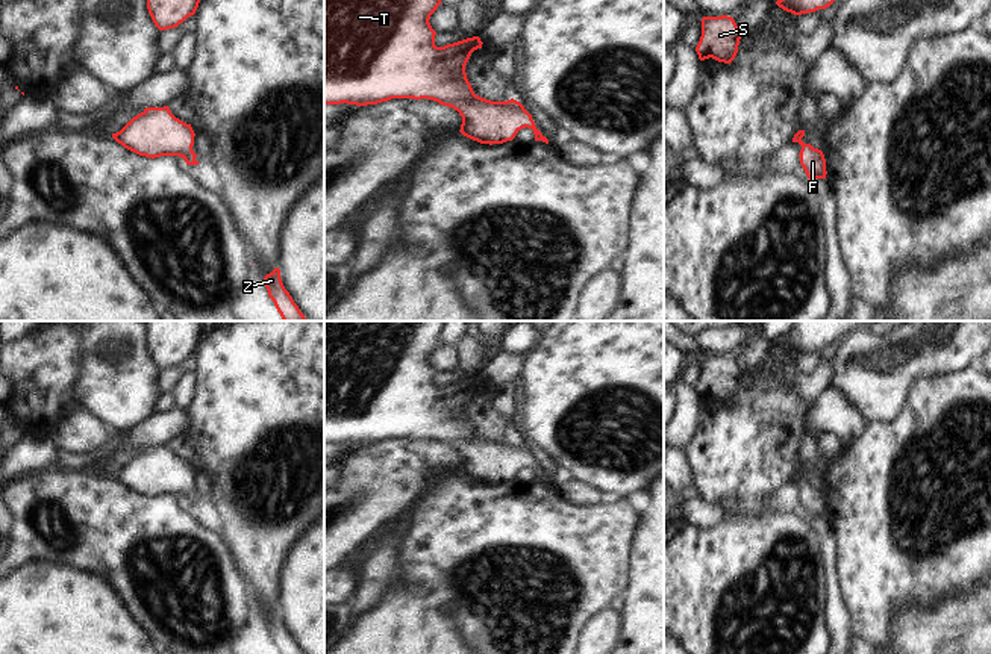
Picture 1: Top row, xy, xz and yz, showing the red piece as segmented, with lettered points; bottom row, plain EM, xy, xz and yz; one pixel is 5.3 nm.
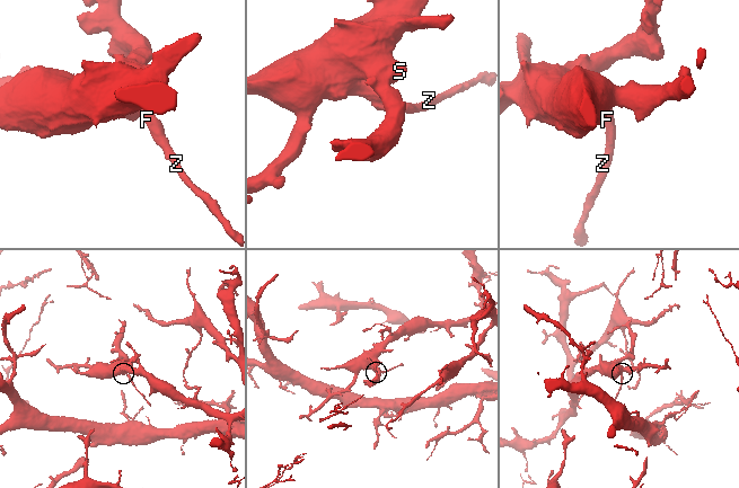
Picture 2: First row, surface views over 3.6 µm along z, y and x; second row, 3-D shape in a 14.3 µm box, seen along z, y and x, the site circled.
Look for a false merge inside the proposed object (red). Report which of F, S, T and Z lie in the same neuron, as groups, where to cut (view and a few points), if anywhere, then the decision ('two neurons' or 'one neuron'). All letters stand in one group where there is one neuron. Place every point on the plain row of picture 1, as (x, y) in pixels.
groups F S T Z; cut none; one neuron

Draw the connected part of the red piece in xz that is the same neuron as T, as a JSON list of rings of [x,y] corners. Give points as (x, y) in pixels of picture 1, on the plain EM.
[[[324,321],[324,444],[377,444],[382,441],[388,441],[391,438],[414,438],[414,439],[433,439],[442,445],[453,447],[462,456],[461,472],[473,480],[480,483],[503,483],[506,480],[512,480],[515,474],[527,466],[533,469],[535,480],[542,480],[549,483],[549,478],[536,468],[532,454],[524,448],[524,445],[511,438],[508,441],[491,441],[482,438],[474,433],[471,422],[467,418],[465,404],[471,395],[471,392],[477,388],[482,388],[482,380],[479,375],[467,377],[453,383],[447,383],[444,386],[435,385],[436,371],[432,368],[429,359],[430,354],[441,344],[441,330],[445,321]]]

